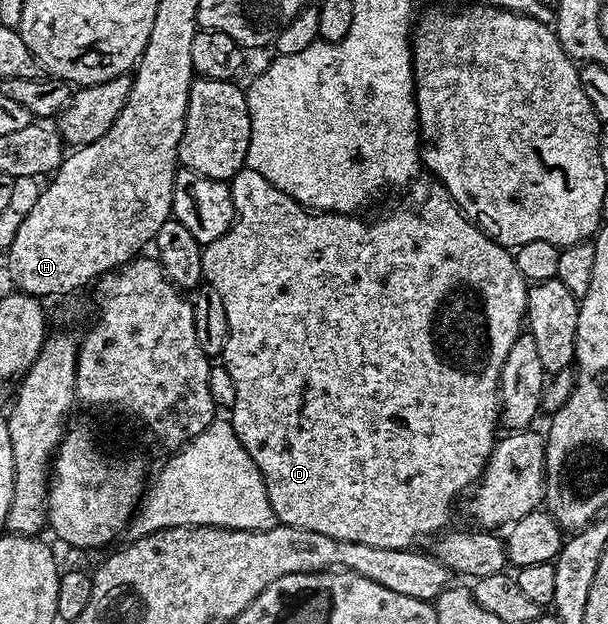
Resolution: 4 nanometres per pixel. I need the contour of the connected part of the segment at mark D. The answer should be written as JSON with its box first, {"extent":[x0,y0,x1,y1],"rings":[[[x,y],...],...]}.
{"extent":[201,167,529,548],"rings":[[[244,167],[231,181],[233,190],[233,210],[235,219],[232,226],[221,235],[215,238],[215,242],[204,245],[201,249],[201,274],[204,283],[215,286],[219,298],[223,298],[223,307],[227,310],[227,326],[229,337],[227,346],[223,353],[223,367],[231,374],[231,382],[235,382],[235,402],[231,409],[233,429],[239,438],[241,445],[247,450],[247,454],[255,462],[255,466],[261,472],[261,477],[267,490],[267,498],[271,502],[271,510],[275,510],[275,518],[278,525],[286,524],[292,528],[311,530],[315,534],[327,534],[327,538],[335,538],[343,542],[363,542],[363,546],[383,546],[384,548],[413,548],[416,540],[424,536],[432,537],[442,530],[450,527],[449,519],[453,516],[453,503],[457,500],[460,492],[468,493],[476,485],[485,472],[489,456],[493,453],[493,445],[499,439],[499,421],[501,419],[501,371],[503,362],[507,362],[507,354],[511,354],[511,346],[515,346],[515,338],[521,335],[523,325],[526,323],[525,307],[529,297],[529,288],[523,274],[513,261],[513,252],[497,244],[493,238],[482,232],[470,217],[466,216],[456,202],[451,199],[444,188],[437,186],[435,190],[422,202],[418,208],[393,208],[374,220],[360,220],[362,217],[357,214],[346,214],[343,212],[318,212],[303,207],[295,202],[283,190],[271,186],[263,174],[256,172],[254,168]]]}

